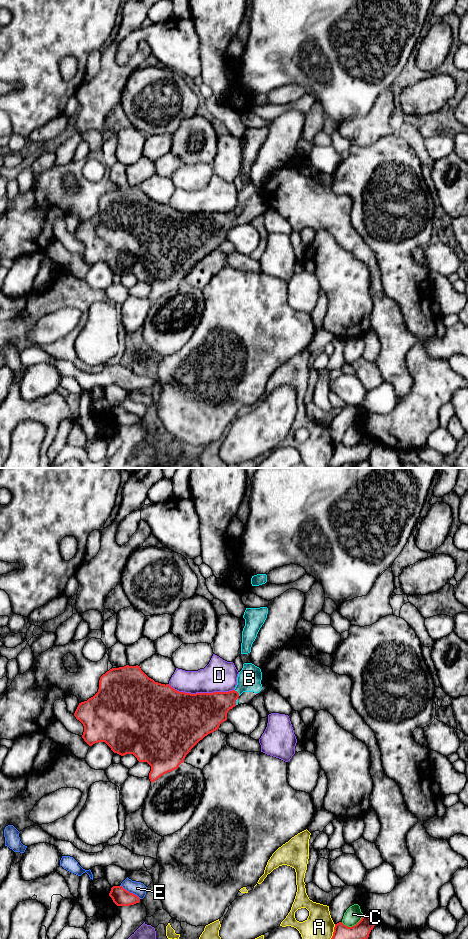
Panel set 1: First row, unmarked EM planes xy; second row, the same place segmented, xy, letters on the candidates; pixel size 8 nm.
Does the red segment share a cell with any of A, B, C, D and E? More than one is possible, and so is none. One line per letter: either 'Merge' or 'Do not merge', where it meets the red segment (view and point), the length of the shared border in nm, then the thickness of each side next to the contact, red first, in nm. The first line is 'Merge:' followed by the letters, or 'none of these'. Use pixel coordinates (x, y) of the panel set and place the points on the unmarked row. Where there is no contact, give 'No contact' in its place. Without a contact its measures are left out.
Merge: B
A: Do not merge. Touches red at xy (332, 456). Shared border 200 nm. Thickness 180 nm (red) against 260 nm
B: Merge. Touches red at xy (237, 212). Shared border 70 nm. Thickness 260 nm (red) against 190 nm
C: Do not merge. Touches red at xy (354, 445). Shared border 200 nm. Thickness 180 nm (red) against 140 nm
D: Do not merge. Touches red at xy (201, 213). Shared border 550 nm. Thickness 420 nm (red) against 260 nm
E: Do not merge. Touches red at xy (129, 412). Shared border 200 nm. Thickness 140 nm (red) against 110 nm

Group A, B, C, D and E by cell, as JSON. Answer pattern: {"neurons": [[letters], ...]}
{"neurons": [["A"], ["B"], ["C"], ["D"], ["E"]]}

